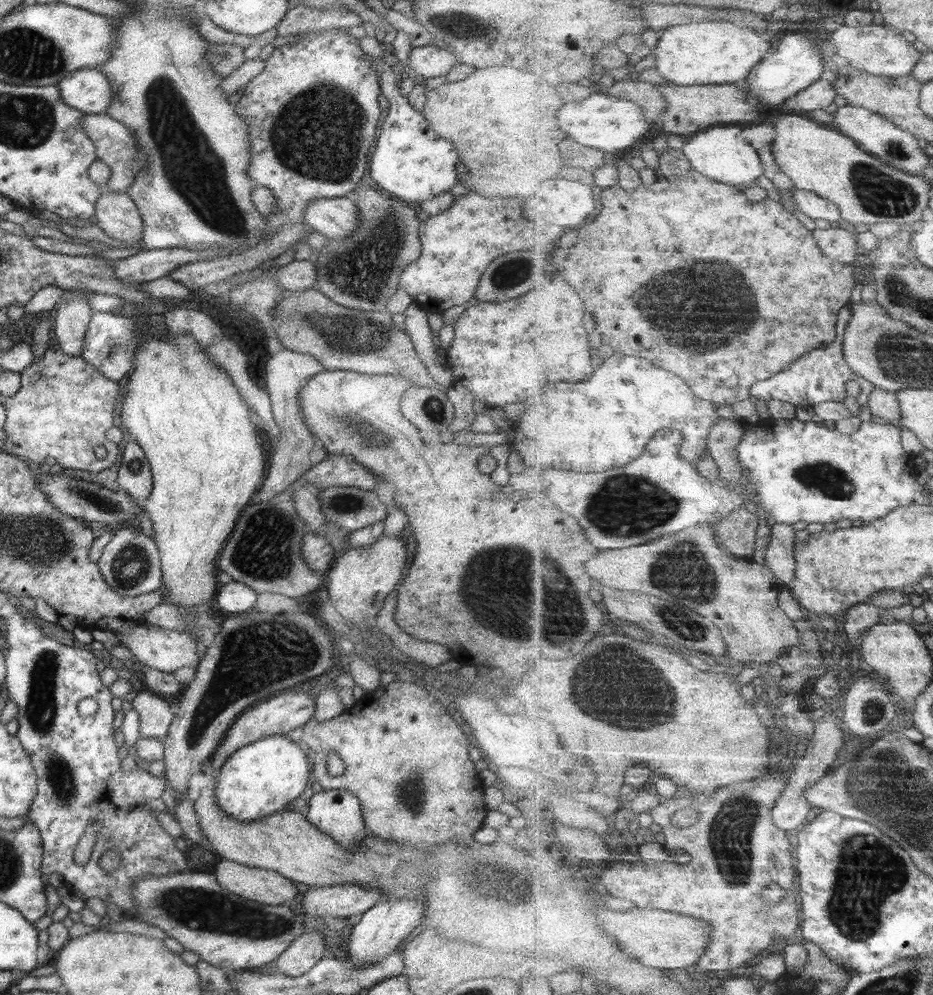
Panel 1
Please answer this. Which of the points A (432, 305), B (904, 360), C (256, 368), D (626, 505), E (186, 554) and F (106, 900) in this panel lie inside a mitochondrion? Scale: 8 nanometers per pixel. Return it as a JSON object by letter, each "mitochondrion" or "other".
{"A":"other","B":"mitochondrion","C":"other","D":"mitochondrion","E":"other","F":"other"}

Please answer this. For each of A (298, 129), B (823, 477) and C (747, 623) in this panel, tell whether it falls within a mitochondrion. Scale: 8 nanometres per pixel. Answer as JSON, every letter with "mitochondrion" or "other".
{"A":"mitochondrion","B":"mitochondrion","C":"other"}

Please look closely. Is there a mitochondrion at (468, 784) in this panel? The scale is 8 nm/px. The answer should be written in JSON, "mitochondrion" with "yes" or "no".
{"mitochondrion":"no"}

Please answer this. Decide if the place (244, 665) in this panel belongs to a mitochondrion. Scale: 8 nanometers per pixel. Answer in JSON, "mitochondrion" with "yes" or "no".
{"mitochondrion":"yes"}

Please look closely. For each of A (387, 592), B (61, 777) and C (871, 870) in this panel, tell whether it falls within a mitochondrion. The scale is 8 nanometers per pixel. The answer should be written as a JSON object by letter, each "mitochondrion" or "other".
{"A":"other","B":"mitochondrion","C":"mitochondrion"}

